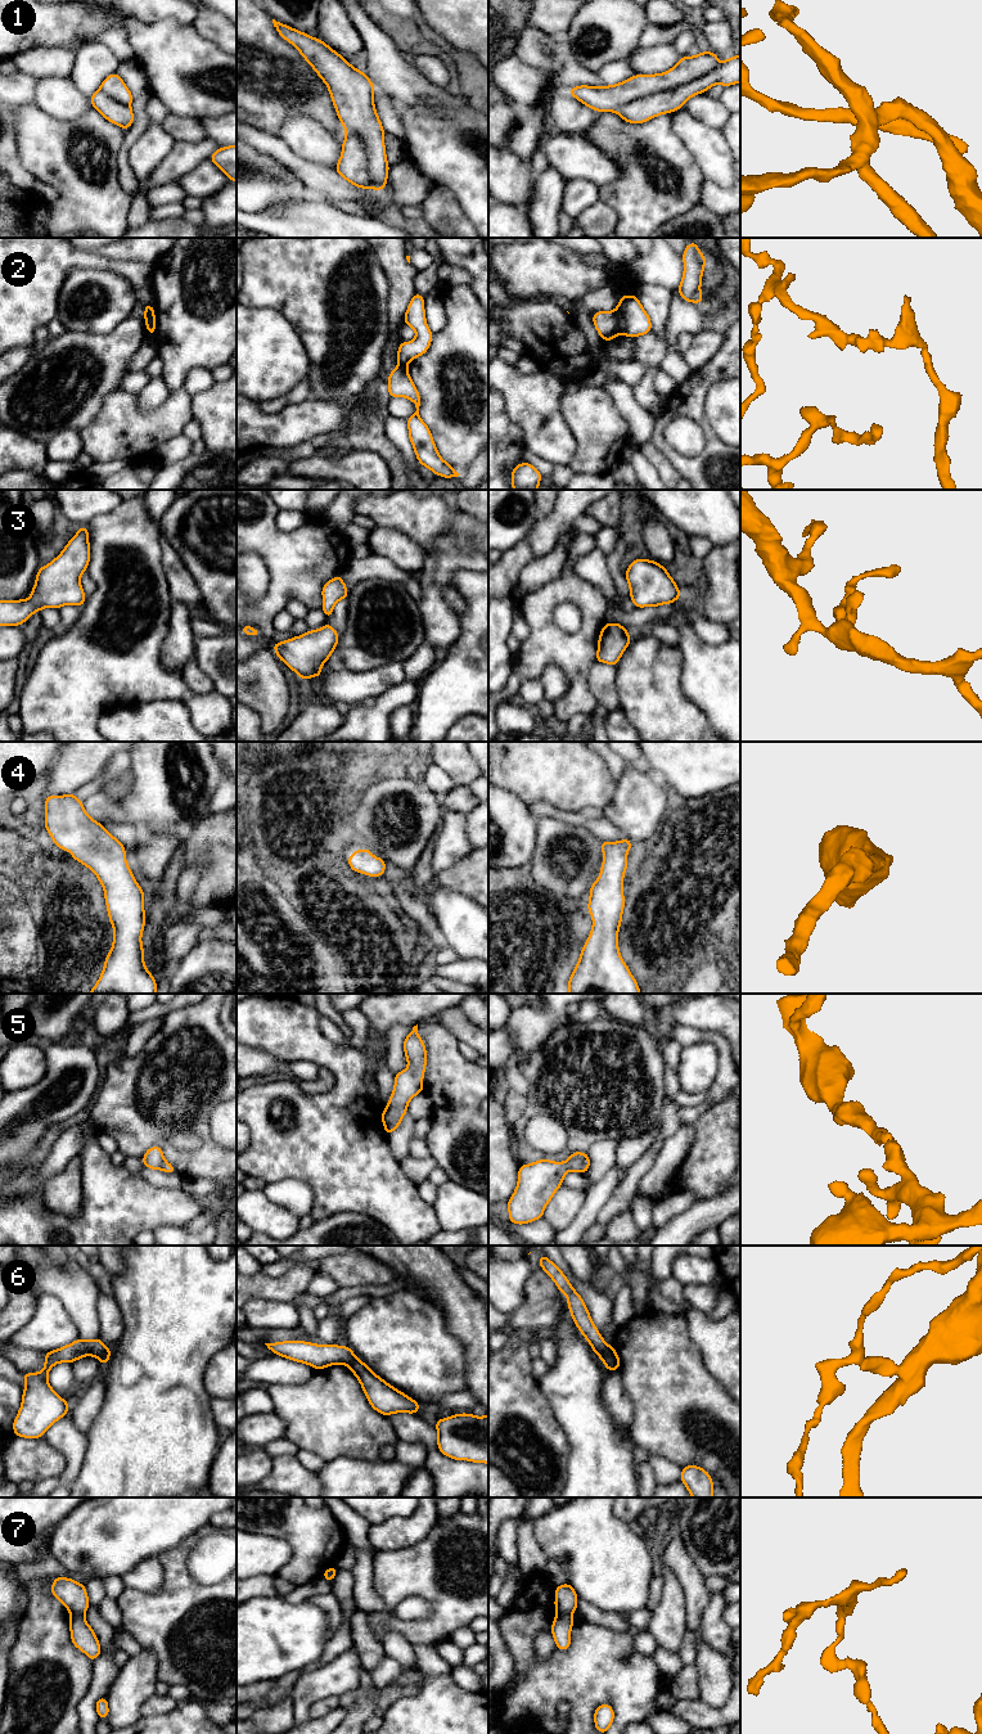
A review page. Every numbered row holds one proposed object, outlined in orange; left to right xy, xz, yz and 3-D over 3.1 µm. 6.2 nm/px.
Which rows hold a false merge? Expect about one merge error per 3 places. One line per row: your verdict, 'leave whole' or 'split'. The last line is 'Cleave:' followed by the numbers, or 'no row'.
1: leave whole
2: split
3: leave whole
4: leave whole
5: leave whole
6: split
7: split
Cleave: 2, 6, 7

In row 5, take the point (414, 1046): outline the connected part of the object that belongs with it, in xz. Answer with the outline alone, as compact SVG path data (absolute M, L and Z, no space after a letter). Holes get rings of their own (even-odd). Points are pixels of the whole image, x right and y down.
M418 1024L405 1037L404 1050L409 1067L395 1075L392 1095L387 1108L380 1112L387 1136L400 1126L402 1117L407 1113L409 1102L424 1091L422 1077L425 1072L427 1051L424 1041L418 1035Z

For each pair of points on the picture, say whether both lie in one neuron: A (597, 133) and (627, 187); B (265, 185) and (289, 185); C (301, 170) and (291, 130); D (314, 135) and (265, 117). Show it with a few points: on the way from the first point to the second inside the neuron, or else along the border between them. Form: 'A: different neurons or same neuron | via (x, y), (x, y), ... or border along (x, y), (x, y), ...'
A: same neuron | via (611, 144), (627, 161), (627, 172)
B: same neuron | via (271, 185), (283, 185)
C: different neurons | border along (278, 136), (297, 154), (325, 166)
D: different neurons | border along (312, 117), (291, 113), (278, 135)

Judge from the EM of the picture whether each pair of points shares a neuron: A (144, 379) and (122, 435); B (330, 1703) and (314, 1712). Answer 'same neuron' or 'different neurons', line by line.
A: different neurons
B: same neuron

